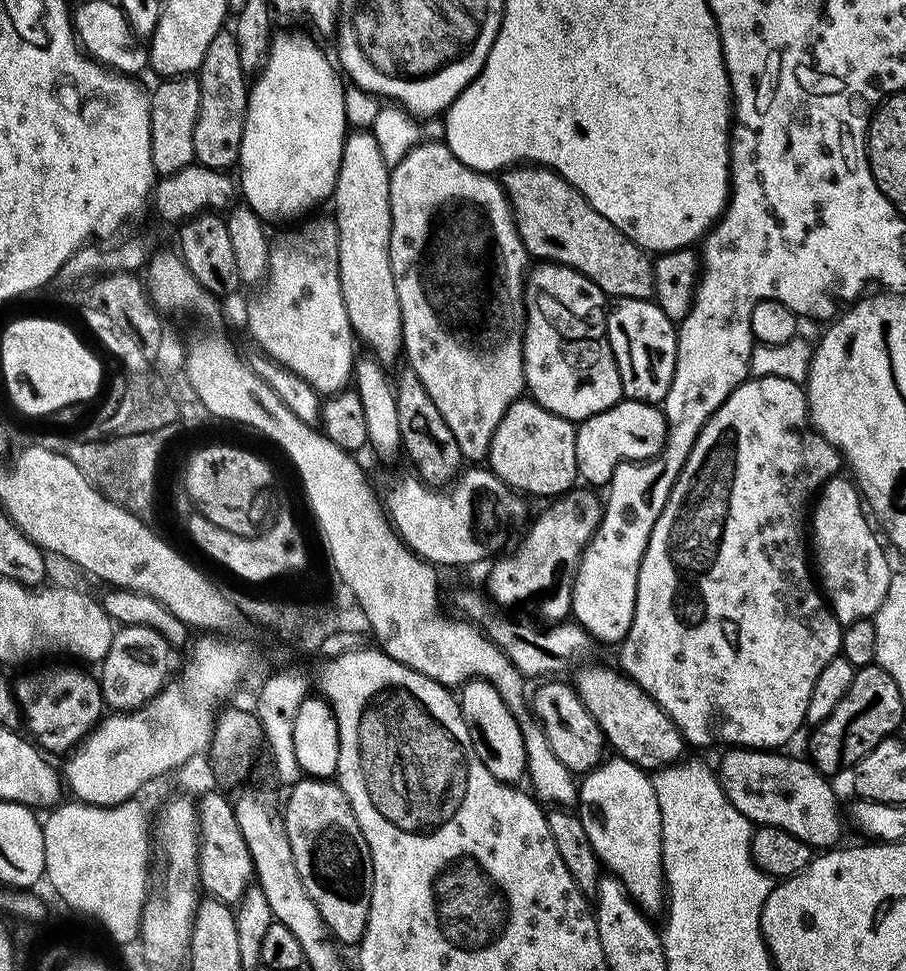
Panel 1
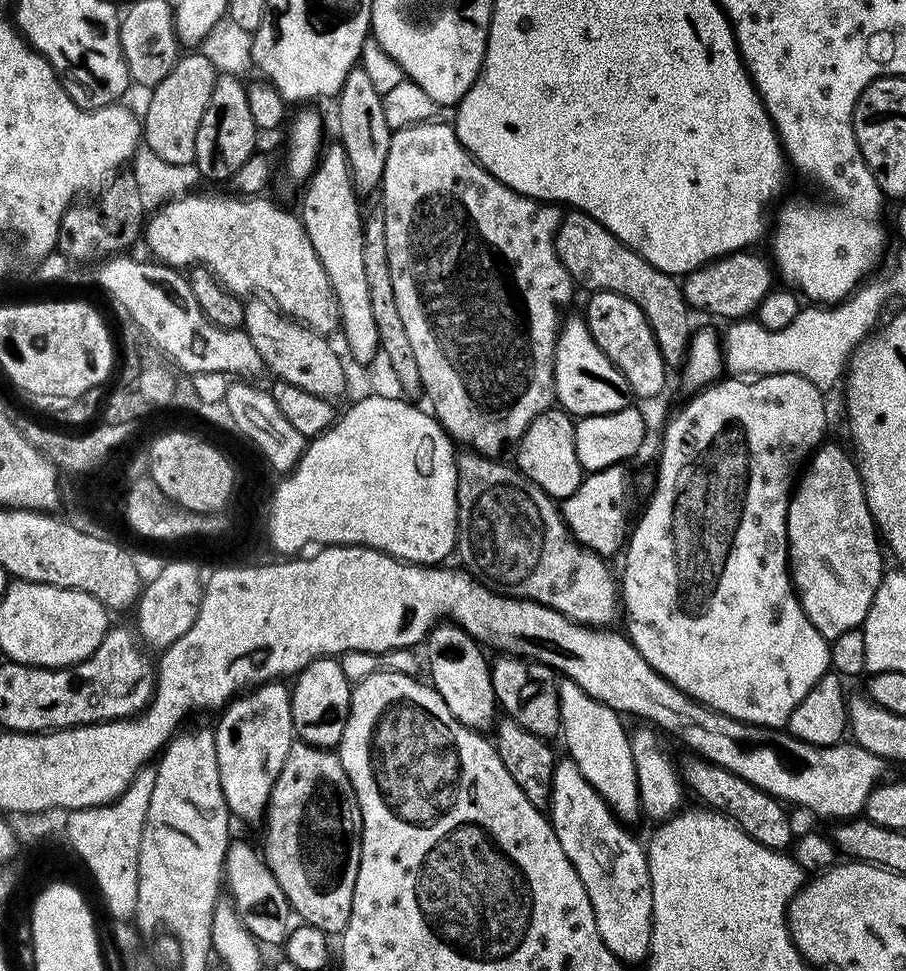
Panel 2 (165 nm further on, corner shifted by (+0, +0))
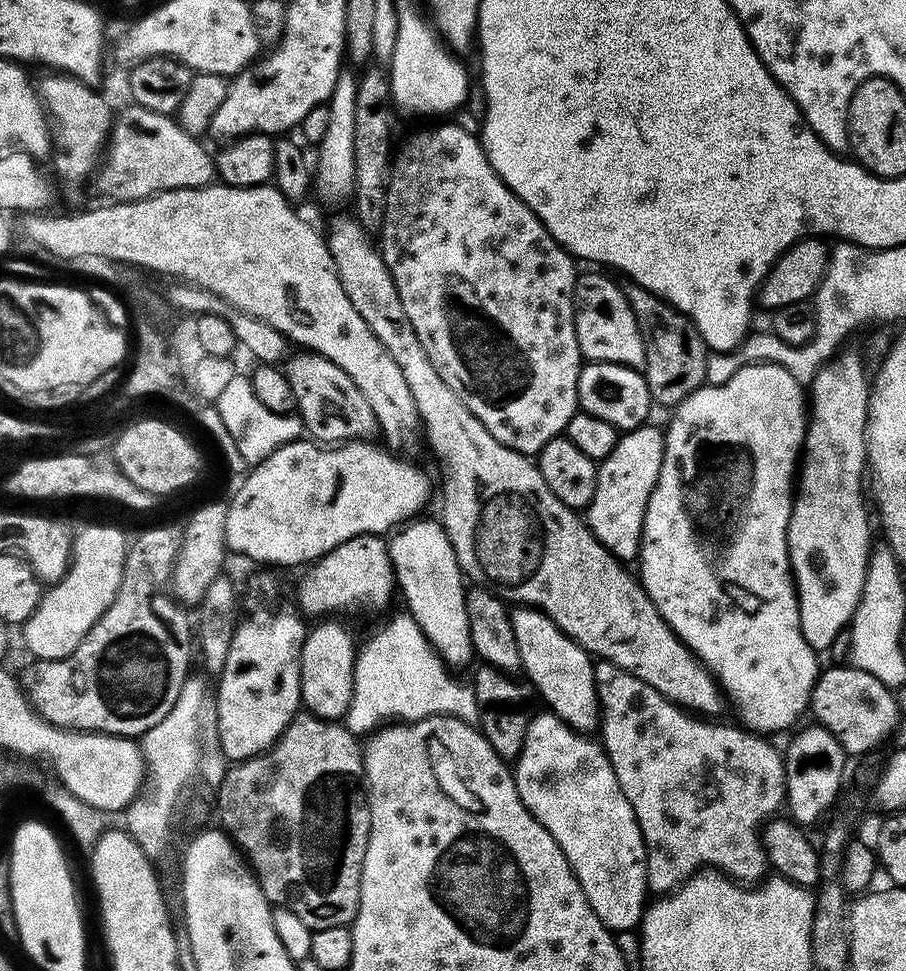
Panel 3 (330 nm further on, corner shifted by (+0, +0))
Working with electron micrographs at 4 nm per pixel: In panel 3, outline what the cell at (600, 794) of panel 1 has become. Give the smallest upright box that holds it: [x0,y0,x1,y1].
[510,606,600,734]

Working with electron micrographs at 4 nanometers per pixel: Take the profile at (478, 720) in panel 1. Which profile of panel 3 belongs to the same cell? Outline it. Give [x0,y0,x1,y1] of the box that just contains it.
[387,518,474,670]

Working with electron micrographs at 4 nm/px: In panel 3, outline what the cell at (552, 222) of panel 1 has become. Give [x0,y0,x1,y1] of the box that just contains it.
[626,283,710,410]

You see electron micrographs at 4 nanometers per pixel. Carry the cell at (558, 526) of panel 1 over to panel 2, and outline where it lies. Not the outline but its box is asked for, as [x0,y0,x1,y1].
[559,464,630,558]

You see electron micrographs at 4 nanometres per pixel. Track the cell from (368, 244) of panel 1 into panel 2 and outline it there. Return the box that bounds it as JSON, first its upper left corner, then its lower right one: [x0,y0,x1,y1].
[335,66,394,193]

